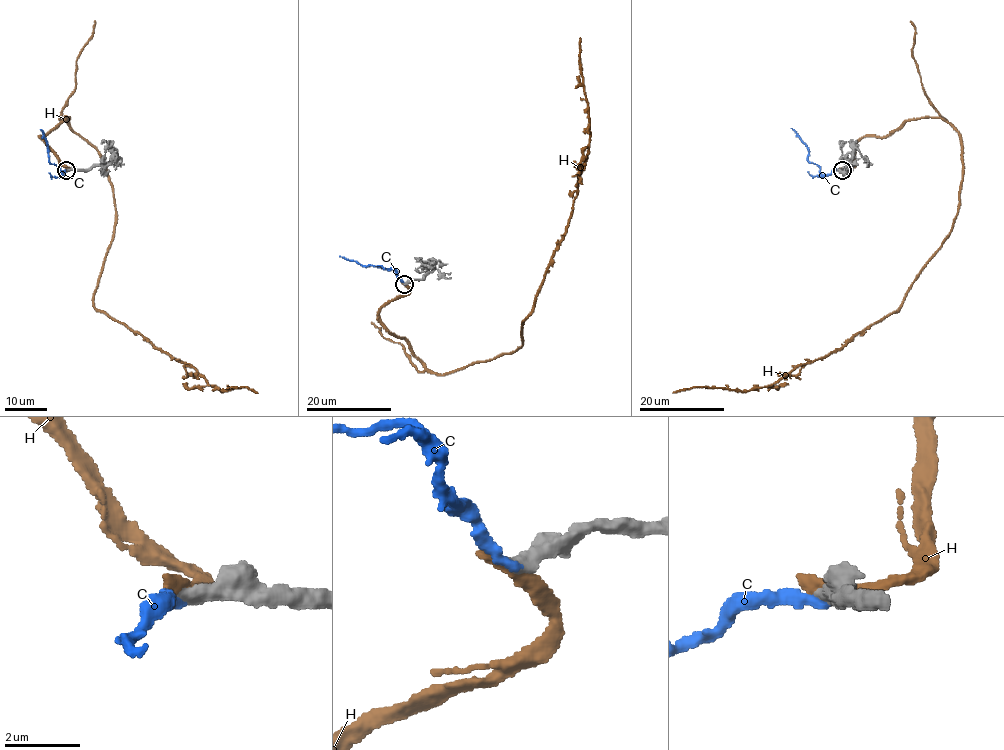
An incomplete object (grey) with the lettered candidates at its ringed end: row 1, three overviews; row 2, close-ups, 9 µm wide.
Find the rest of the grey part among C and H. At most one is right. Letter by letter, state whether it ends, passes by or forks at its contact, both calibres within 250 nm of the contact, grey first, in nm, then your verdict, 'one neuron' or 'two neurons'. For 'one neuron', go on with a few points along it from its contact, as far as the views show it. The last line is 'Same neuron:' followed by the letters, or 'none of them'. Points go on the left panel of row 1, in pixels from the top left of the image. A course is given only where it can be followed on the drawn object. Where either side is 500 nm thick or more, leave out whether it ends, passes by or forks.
C: it ends; calibres 400 and 280 nm; two neurons
H: it ends; calibres 420 and 480 nm; two neurons
Same neuron: none of them

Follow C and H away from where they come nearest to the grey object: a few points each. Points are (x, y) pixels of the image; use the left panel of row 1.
C: (66, 170), (62, 175), (59, 167), (49, 161), (46, 140), (41, 129)
H: (67, 170), (41, 137), (65, 116), (97, 150), (113, 192), (95, 307), (209, 384), (257, 393)

